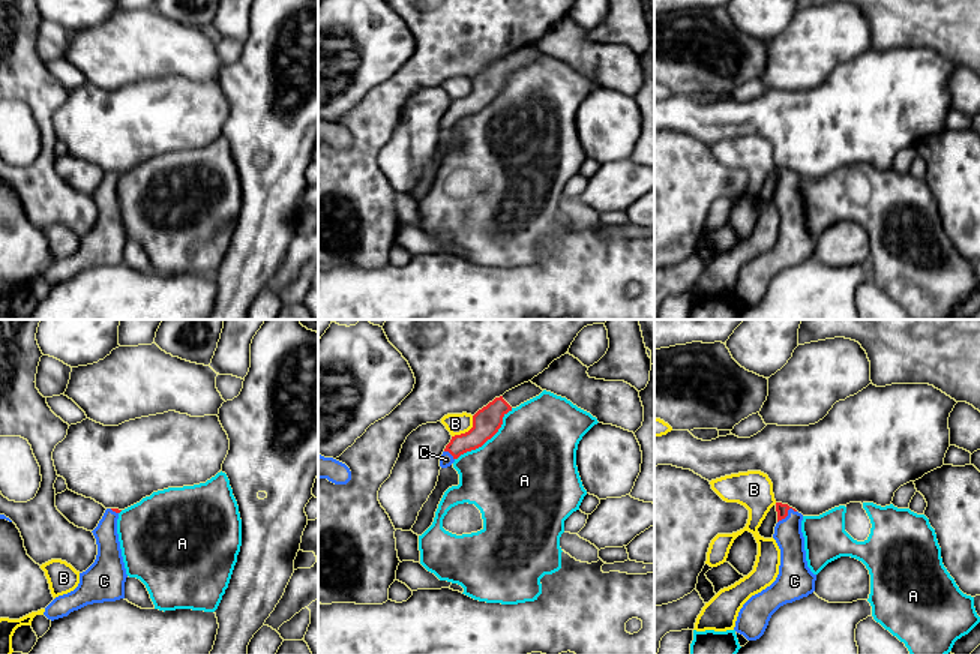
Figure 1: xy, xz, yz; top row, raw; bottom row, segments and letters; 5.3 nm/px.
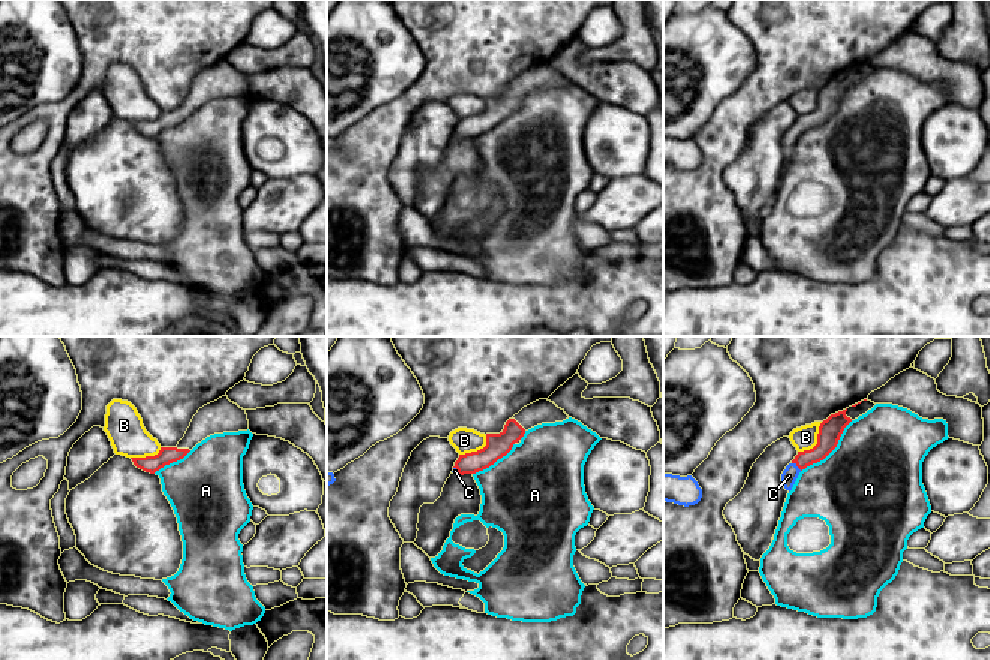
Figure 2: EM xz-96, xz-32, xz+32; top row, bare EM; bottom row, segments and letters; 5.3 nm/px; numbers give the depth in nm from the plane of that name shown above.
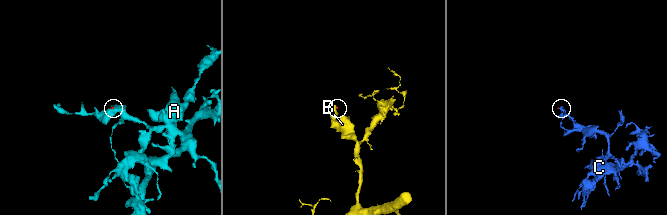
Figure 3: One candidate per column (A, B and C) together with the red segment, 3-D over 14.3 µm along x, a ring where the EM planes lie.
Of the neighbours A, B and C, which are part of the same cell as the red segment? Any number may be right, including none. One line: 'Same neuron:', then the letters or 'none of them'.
Same neuron: C

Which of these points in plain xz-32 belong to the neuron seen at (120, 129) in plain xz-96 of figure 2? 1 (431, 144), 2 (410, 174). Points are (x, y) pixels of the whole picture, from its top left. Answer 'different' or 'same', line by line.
1: different
2: different

